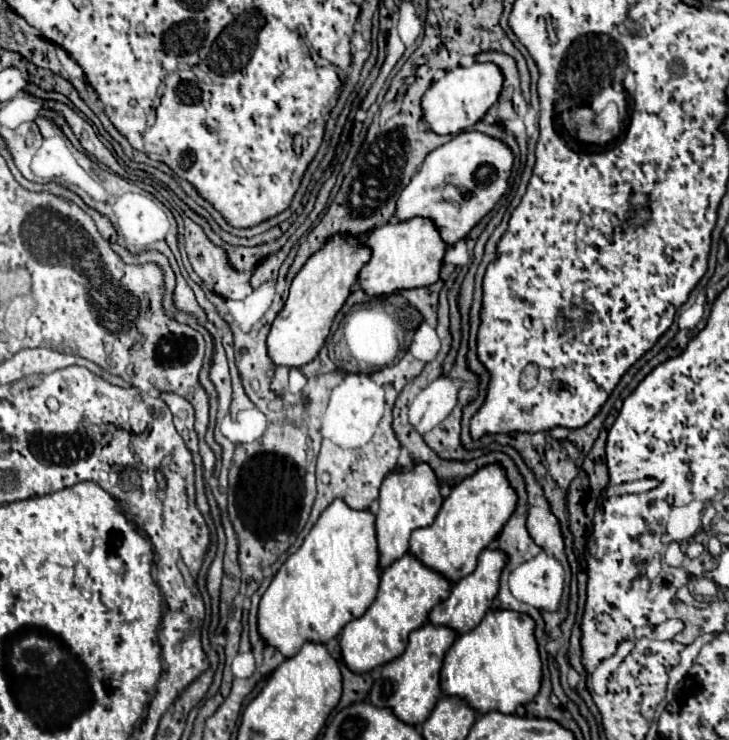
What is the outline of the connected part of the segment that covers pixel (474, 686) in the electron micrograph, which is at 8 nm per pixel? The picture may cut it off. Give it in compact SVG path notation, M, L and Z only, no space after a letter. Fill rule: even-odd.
M489 610L481 624L477 624L473 630L459 634L455 638L455 644L447 650L445 662L443 662L443 694L447 696L463 696L471 708L477 712L503 712L503 714L513 714L519 704L527 704L535 698L541 686L541 658L537 650L537 640L535 640L535 620L529 614L523 612L511 612L511 610Z

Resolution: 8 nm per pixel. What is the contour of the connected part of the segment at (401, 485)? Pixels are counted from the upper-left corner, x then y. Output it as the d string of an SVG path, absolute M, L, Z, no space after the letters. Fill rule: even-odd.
M427 462L413 464L411 470L393 470L387 474L387 478L381 484L379 494L379 512L375 520L375 532L377 532L377 544L381 554L381 570L393 564L399 556L403 556L409 550L409 536L415 528L423 528L431 524L443 504L443 496L439 492L439 478L435 470Z

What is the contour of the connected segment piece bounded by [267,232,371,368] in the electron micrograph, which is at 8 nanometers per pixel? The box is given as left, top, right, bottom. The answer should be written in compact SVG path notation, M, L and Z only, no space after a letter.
M339 232L305 262L295 276L285 308L275 318L267 338L269 356L277 366L301 368L319 354L325 338L329 336L335 314L349 298L351 288L357 282L357 274L369 262L369 258L371 248L367 248L365 240L351 236L349 232Z

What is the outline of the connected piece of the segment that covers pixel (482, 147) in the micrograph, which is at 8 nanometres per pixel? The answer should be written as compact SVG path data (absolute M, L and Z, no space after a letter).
M475 130L461 132L443 146L429 152L421 170L411 178L409 186L397 200L397 218L431 218L437 224L443 240L447 240L451 246L463 240L471 228L501 200L509 186L513 162L515 156L511 148L499 138Z

